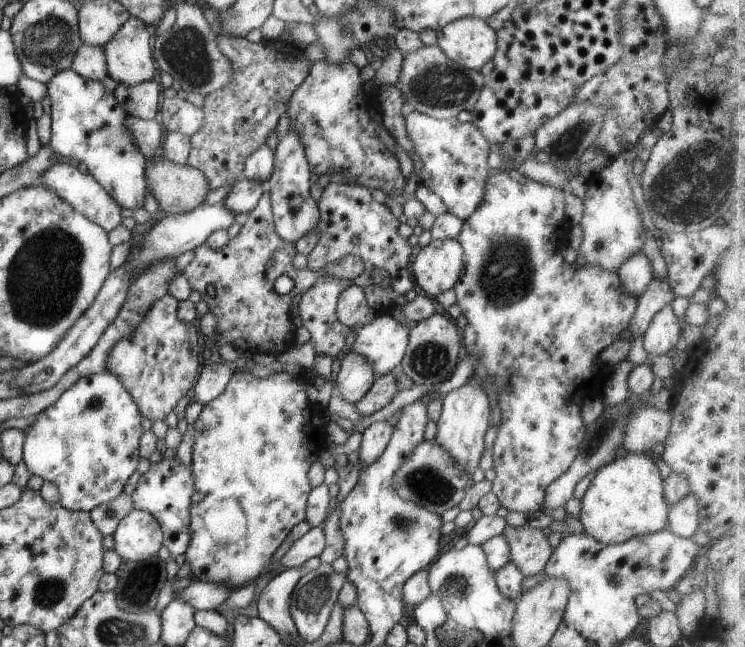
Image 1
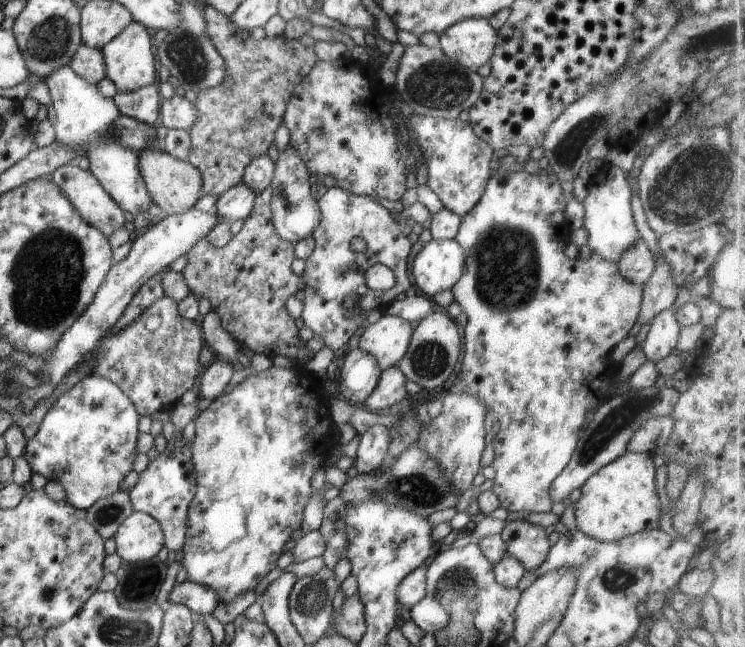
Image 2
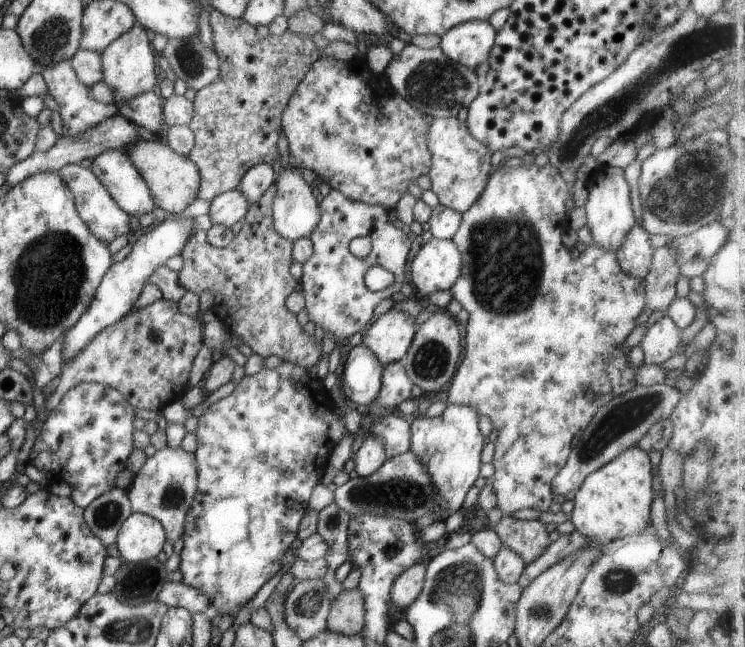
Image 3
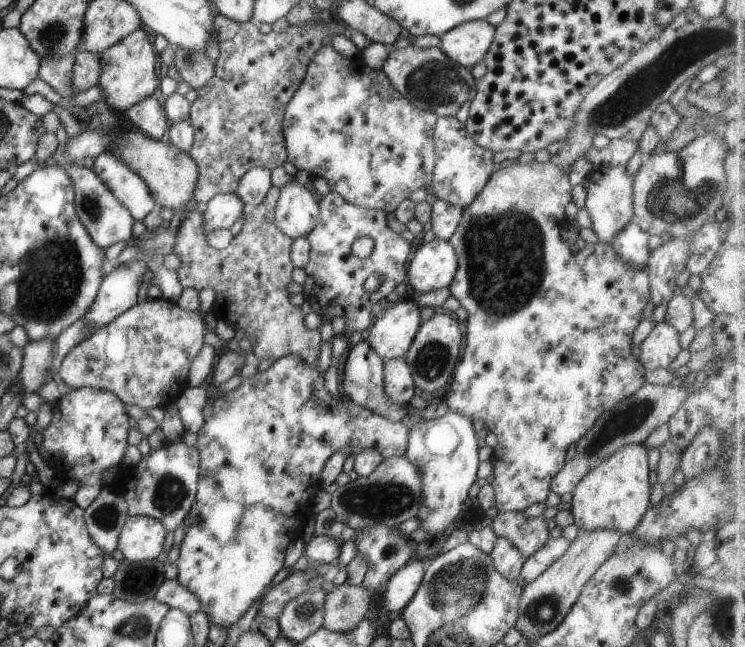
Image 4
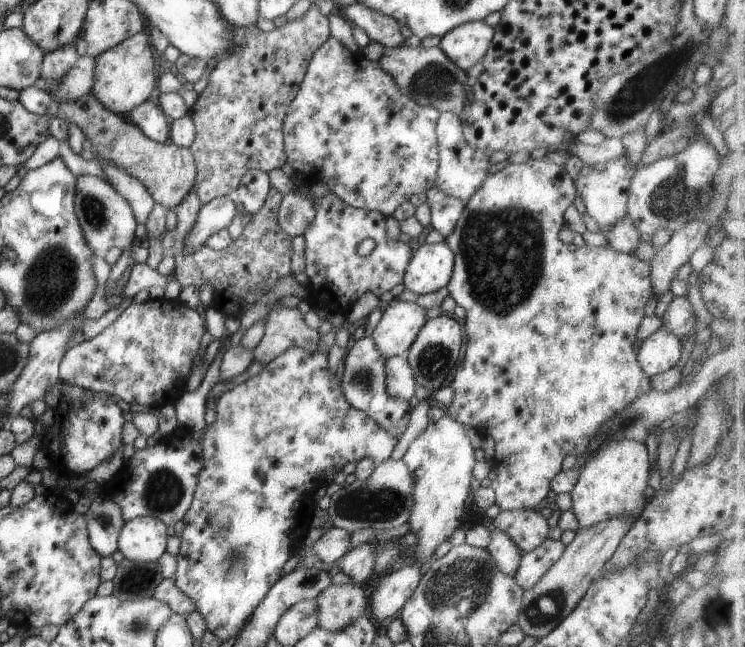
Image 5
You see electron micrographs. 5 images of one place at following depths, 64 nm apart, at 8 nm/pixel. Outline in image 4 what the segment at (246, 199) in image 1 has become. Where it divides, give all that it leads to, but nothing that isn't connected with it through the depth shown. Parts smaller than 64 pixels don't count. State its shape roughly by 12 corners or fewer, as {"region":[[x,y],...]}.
{"region":[[233,193],[216,194],[201,213],[202,233],[229,229],[244,212]]}

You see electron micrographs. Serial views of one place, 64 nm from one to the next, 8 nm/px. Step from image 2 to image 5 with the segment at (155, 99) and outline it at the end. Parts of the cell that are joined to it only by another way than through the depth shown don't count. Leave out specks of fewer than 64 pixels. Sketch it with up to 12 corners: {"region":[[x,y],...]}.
{"region":[[142,102],[128,112],[147,138],[169,143],[170,121],[159,107]]}

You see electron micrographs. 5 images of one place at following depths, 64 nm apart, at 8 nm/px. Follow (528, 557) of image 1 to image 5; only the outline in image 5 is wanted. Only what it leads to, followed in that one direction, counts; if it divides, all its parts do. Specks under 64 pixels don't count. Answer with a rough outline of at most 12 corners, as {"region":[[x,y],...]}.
{"region":[[533,509],[501,511],[491,527],[521,553],[547,536],[547,521]]}

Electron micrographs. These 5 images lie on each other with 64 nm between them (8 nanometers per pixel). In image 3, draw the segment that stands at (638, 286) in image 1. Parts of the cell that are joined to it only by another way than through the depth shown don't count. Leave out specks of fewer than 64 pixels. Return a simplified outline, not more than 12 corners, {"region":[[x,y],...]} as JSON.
{"region":[[634,224],[614,256],[633,278],[649,272],[650,235]]}

